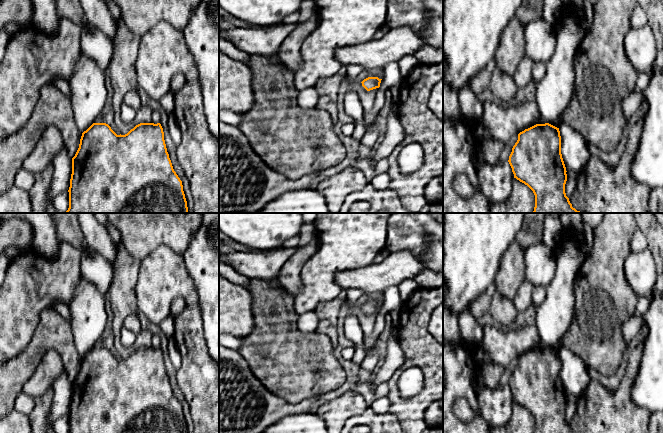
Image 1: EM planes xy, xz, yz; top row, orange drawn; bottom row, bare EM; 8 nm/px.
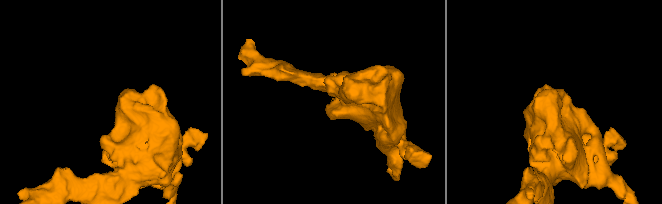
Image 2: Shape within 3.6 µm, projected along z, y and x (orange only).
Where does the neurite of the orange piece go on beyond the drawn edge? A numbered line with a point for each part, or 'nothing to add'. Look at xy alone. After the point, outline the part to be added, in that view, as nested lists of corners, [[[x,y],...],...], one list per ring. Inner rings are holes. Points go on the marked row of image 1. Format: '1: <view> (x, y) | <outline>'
nothing to add

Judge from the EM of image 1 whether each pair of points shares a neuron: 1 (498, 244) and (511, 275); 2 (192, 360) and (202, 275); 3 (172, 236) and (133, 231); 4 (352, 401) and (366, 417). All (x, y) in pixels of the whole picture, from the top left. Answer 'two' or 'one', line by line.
1: two
2: two
3: one
4: two

